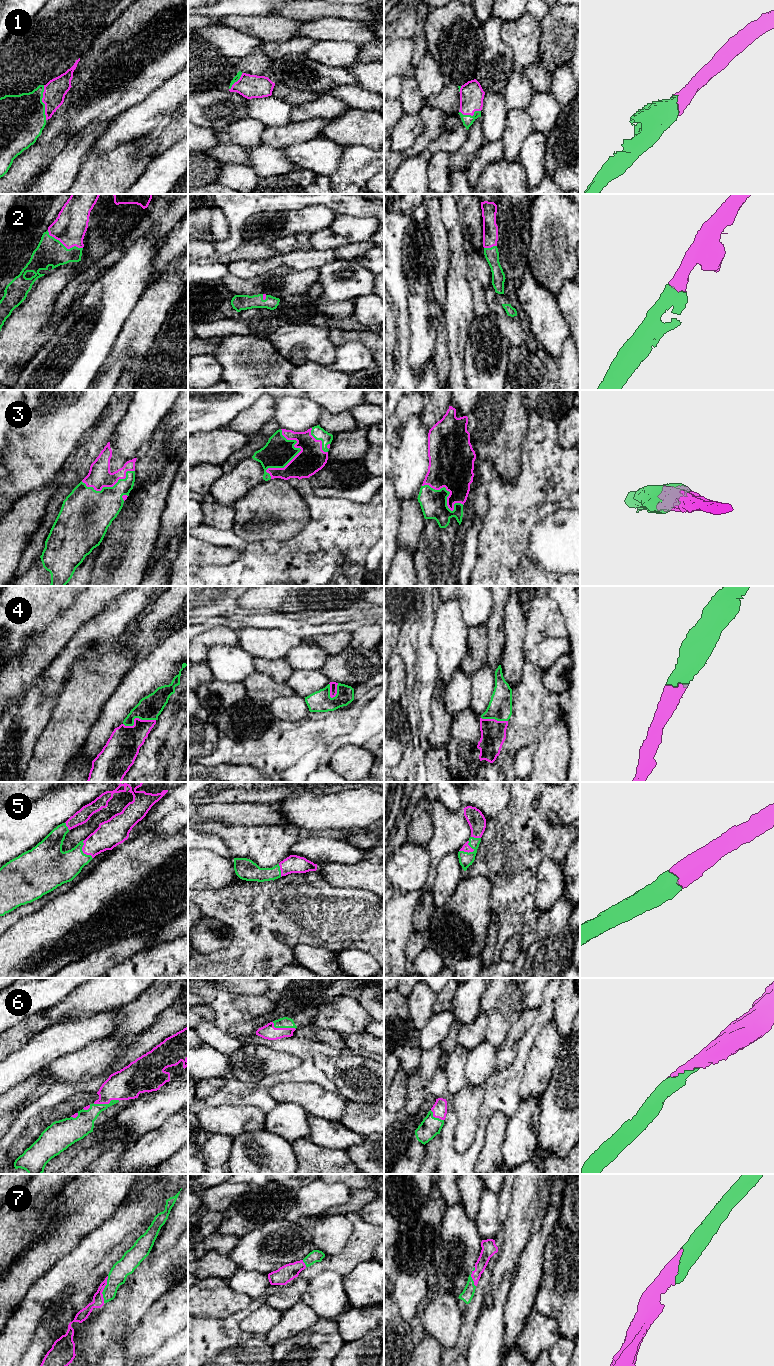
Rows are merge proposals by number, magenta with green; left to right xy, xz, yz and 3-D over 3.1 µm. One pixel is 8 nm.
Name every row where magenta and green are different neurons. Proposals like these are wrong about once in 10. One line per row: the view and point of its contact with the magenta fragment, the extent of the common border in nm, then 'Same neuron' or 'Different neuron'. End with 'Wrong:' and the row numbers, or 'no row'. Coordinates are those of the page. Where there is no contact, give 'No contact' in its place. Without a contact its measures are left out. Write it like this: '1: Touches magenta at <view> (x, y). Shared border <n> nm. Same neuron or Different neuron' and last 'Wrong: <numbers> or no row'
1: Touches magenta at xy (42, 101). Shared border 280 nm. Same neuron
2: Touches magenta at xy (64, 245). Shared border 320 nm. Same neuron
3: Touches magenta at xz (295, 456). Shared border 400 nm. Same neuron
4: Touches magenta at xy (137, 718). Shared border 260 nm. Same neuron
5: Touches magenta at yz (466, 851). Shared border 130 nm. Same neuron
6: Touches magenta at xy (106, 1103). Shared border 220 nm. Same neuron
7: Touches magenta at xy (103, 1289). Shared border 220 nm. Same neuron
Wrong: no row

